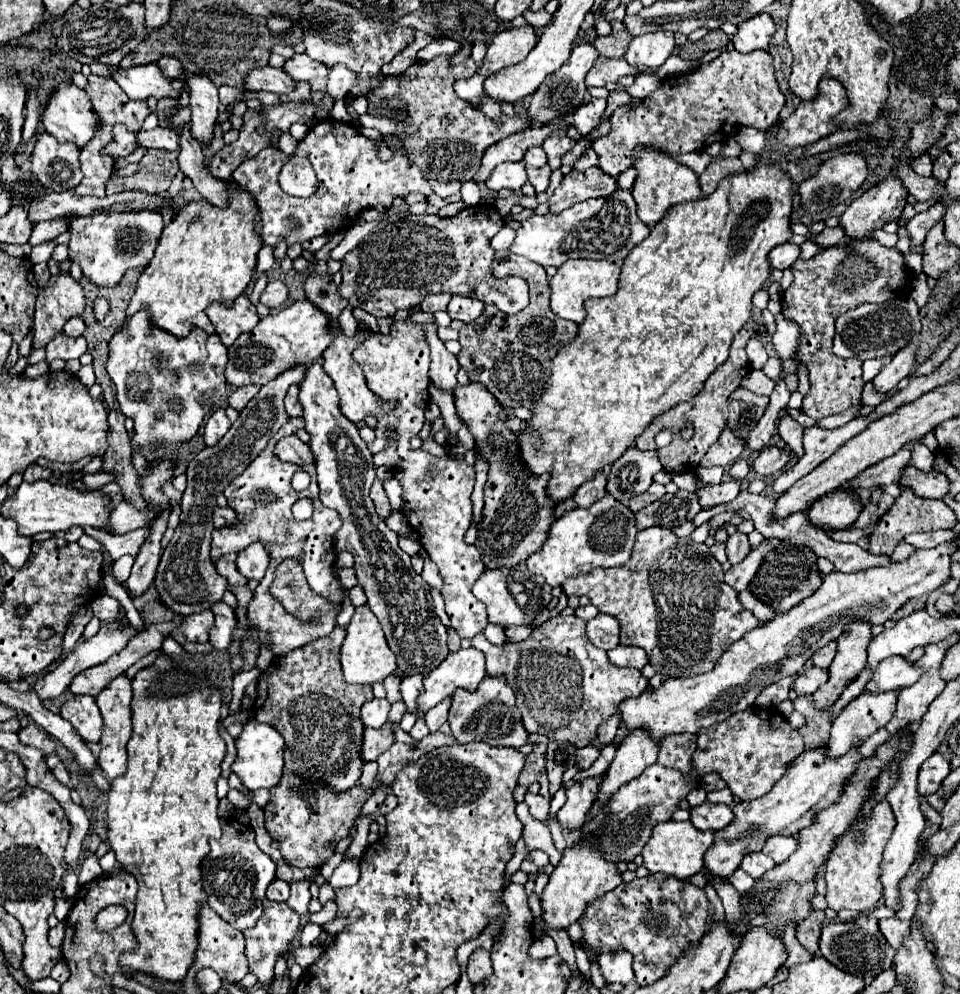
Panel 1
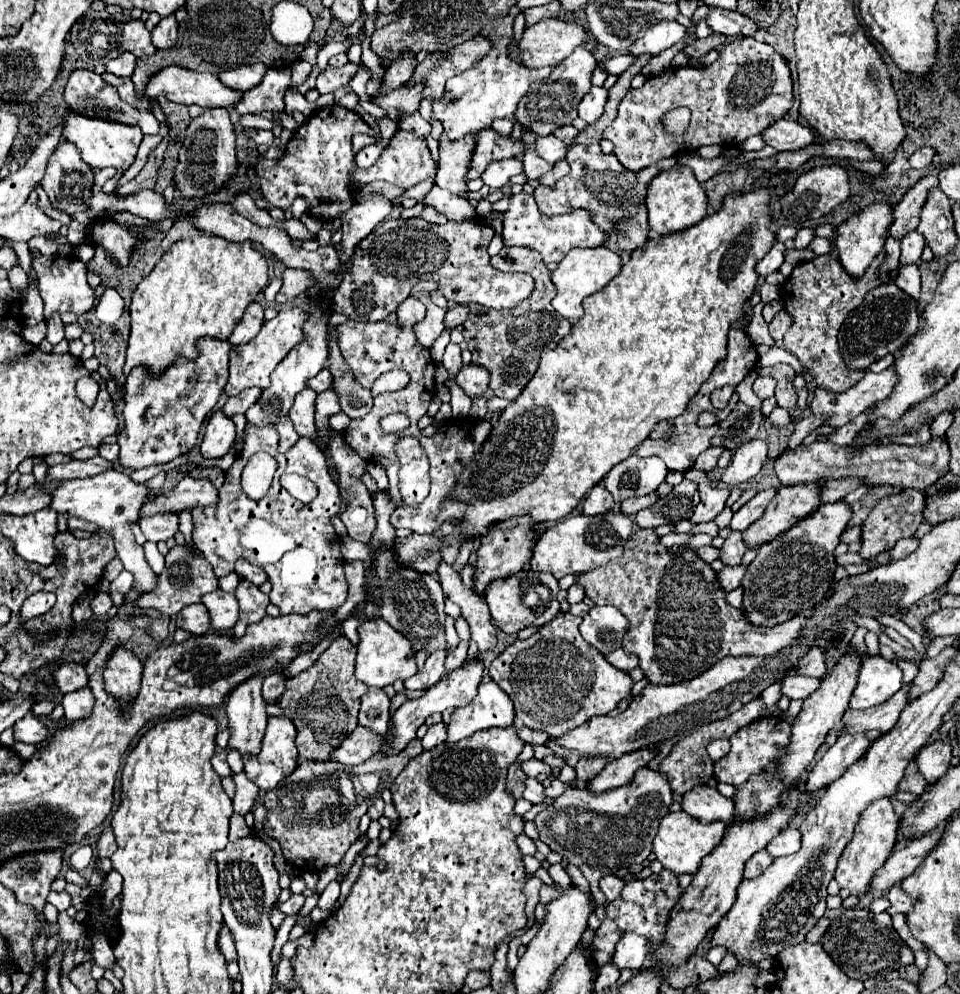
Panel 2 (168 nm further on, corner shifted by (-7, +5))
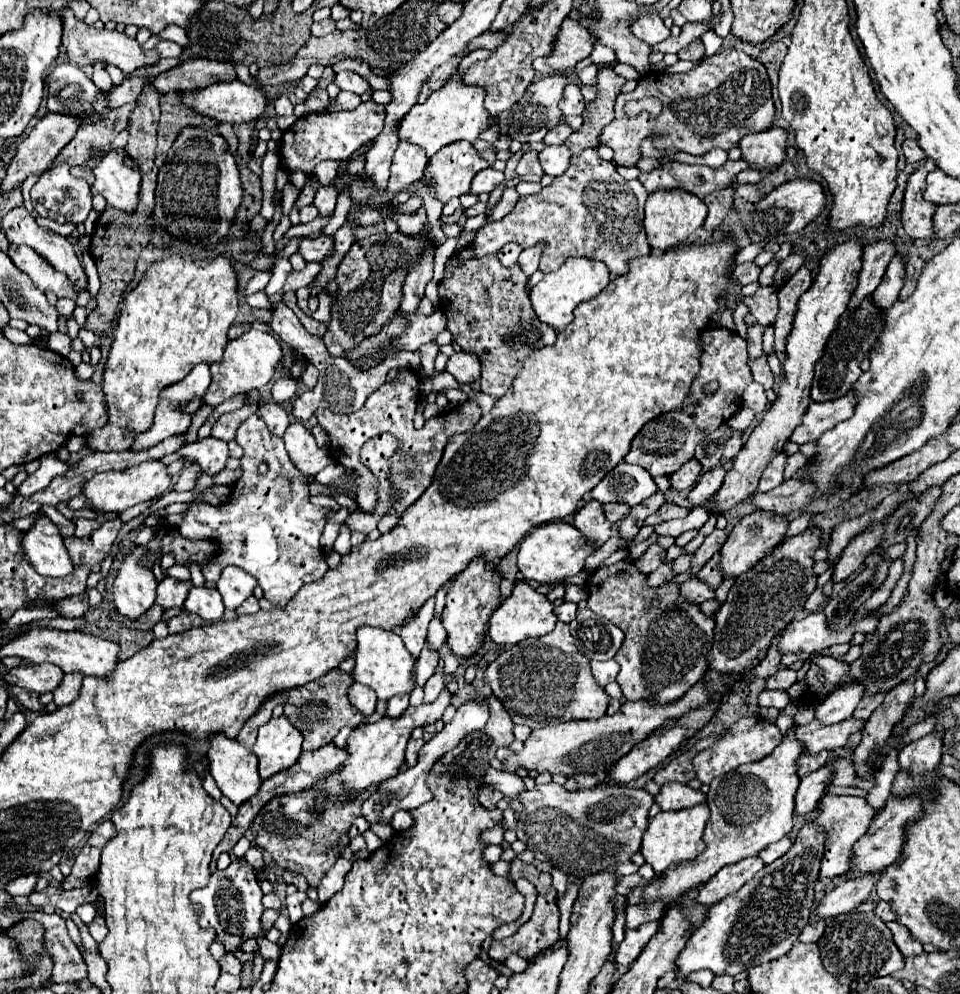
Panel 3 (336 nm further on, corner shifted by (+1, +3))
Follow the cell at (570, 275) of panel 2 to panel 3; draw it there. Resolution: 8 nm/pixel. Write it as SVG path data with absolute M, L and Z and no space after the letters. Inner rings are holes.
M569 257L557 271L547 273L531 291L531 303L533 309L537 313L537 317L555 327L555 329L563 329L573 321L573 309L581 303L581 301L589 301L593 299L593 295L601 293L601 289L609 283L609 269L605 263L595 261L595 259L587 259L587 257Z

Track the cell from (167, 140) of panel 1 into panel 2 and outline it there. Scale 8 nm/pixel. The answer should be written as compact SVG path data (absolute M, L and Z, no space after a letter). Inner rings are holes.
M77 69L69 75L69 81L65 85L65 103L69 111L75 111L79 115L89 115L91 119L105 119L105 121L115 121L115 123L125 123L125 125L137 125L145 135L157 135L159 133L159 121L149 109L137 109L129 103L123 103L121 97L117 95L115 87L109 87L101 75L89 71L89 69Z

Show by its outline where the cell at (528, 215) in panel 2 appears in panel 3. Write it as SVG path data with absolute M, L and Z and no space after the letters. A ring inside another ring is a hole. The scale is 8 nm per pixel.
M539 241L537 245L525 249L525 251L519 255L519 263L521 263L521 267L525 269L525 275L531 277L531 275L537 271L539 259L541 259L541 253L543 253L545 247L547 247L547 243L545 243L545 241Z

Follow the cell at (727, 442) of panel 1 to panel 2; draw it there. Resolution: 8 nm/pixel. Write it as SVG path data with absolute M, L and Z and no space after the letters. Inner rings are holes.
M709 447L705 453L699 455L699 459L695 461L693 469L699 469L699 471L713 471L715 465L717 465L719 455L721 455L723 451L725 451L723 447Z

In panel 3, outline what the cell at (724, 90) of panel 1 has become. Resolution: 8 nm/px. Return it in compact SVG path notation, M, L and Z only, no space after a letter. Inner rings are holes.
M729 47L721 53L715 53L709 59L703 59L699 63L699 67L687 71L687 73L665 73L665 71L649 71L639 79L639 85L635 87L635 91L631 93L621 93L617 97L615 103L615 119L603 129L599 141L607 147L611 147L615 151L613 163L619 167L635 167L637 161L641 159L641 141L653 133L653 131L665 131L665 137L659 137L655 141L655 147L661 149L669 149L675 147L679 151L691 153L691 155L703 155L715 147L721 147L725 151L729 151L731 147L737 147L741 137L745 137L747 133L757 133L757 131L765 131L771 127L775 117L775 105L773 105L773 97L771 97L771 81L767 75L765 65L759 59L749 57L747 53ZM641 97L657 97L663 103L663 111L653 117L651 113L639 113L629 117L625 113L625 103L631 99L641 99Z

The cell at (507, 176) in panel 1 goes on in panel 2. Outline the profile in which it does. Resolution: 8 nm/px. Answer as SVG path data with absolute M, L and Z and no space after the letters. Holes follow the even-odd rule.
M505 159L505 161L495 161L491 163L483 175L481 181L491 187L491 189L501 189L511 181L511 177L523 173L523 163L519 159Z

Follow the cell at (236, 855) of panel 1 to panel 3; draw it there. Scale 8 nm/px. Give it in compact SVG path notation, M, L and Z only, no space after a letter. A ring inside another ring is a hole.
M237 857L231 861L231 865L223 871L215 871L211 875L211 881L201 891L195 891L191 895L193 903L199 903L203 907L201 925L215 929L217 939L223 943L227 953L235 955L241 951L241 945L247 939L259 939L265 937L265 929L261 925L261 915L265 911L263 907L263 891L257 881L255 869L247 863L245 857Z

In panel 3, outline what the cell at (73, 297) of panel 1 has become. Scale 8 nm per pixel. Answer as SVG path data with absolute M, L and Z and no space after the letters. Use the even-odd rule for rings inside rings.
M9 245L7 255L23 273L27 273L33 279L33 283L39 291L43 291L43 293L53 291L59 299L67 297L67 299L77 301L77 291L75 291L73 283L69 281L69 277L65 273L57 273L57 269L47 259L43 259L37 251L33 251L25 245L21 245L21 247Z

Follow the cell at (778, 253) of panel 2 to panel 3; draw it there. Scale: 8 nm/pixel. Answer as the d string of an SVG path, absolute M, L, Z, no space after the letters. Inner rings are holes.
M747 261L747 263L735 265L735 269L733 269L733 277L741 285L747 285L747 283L757 281L759 279L759 273L761 273L761 267L755 261Z

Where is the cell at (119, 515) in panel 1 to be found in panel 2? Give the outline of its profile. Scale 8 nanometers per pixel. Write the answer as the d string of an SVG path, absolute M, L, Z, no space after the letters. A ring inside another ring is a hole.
M185 477L179 485L157 497L149 497L141 507L141 515L149 517L155 513L181 513L185 507L203 507L217 503L217 489L209 479Z

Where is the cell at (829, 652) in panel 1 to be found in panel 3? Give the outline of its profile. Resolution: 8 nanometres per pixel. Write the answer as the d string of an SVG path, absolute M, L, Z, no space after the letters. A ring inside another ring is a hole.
M785 667L767 679L767 689L789 689L795 681L797 681L797 671Z

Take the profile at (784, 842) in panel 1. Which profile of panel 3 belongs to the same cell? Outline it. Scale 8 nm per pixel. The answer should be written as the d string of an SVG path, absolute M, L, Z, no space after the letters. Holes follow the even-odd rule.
M783 837L783 839L779 839L777 843L771 843L771 845L767 845L761 853L759 853L759 857L769 865L769 863L773 863L775 859L779 859L779 857L783 857L787 851L789 851L789 847L791 847L791 841L789 841L789 837Z

